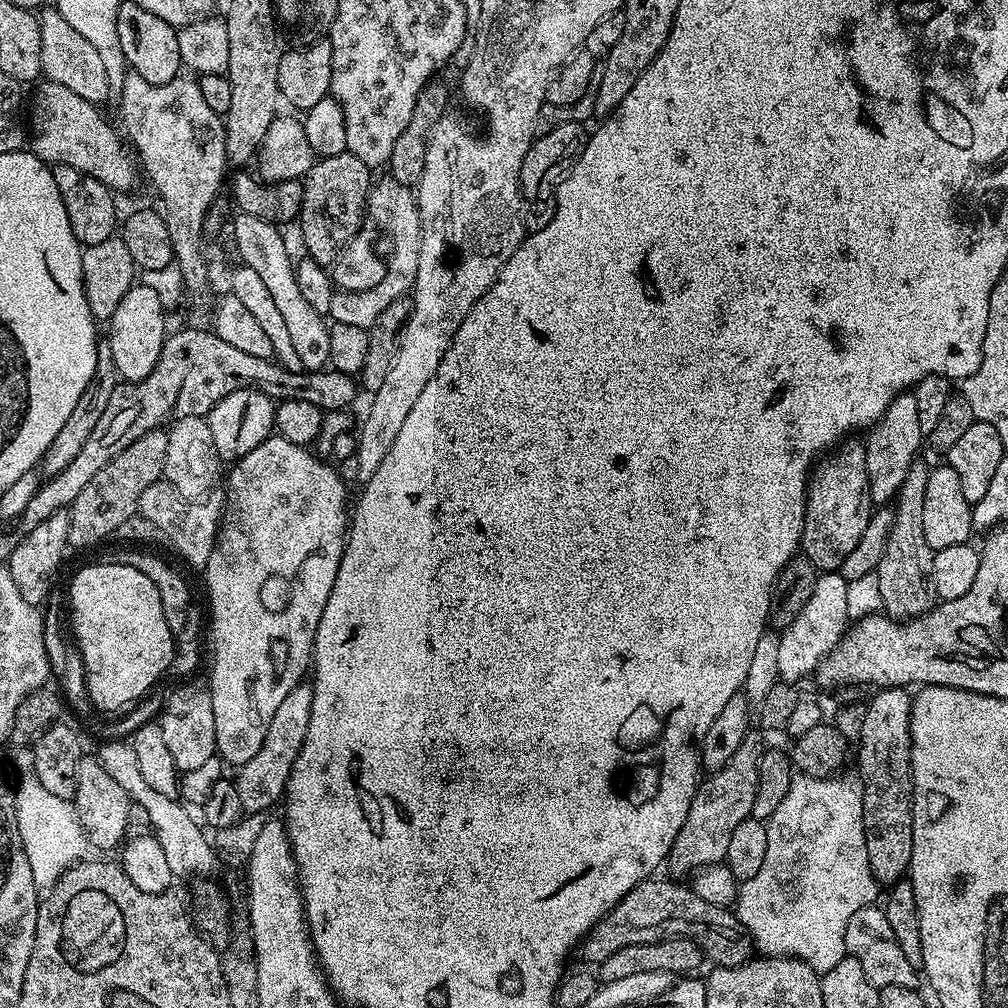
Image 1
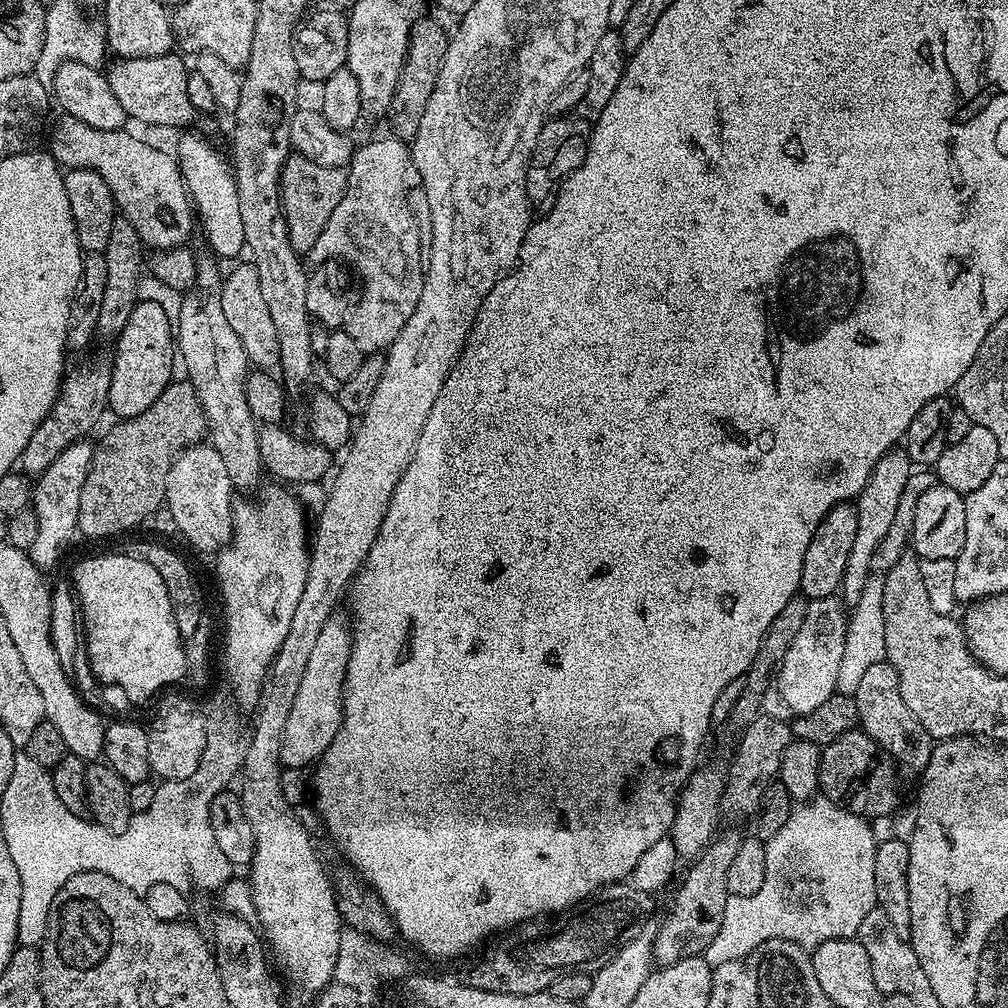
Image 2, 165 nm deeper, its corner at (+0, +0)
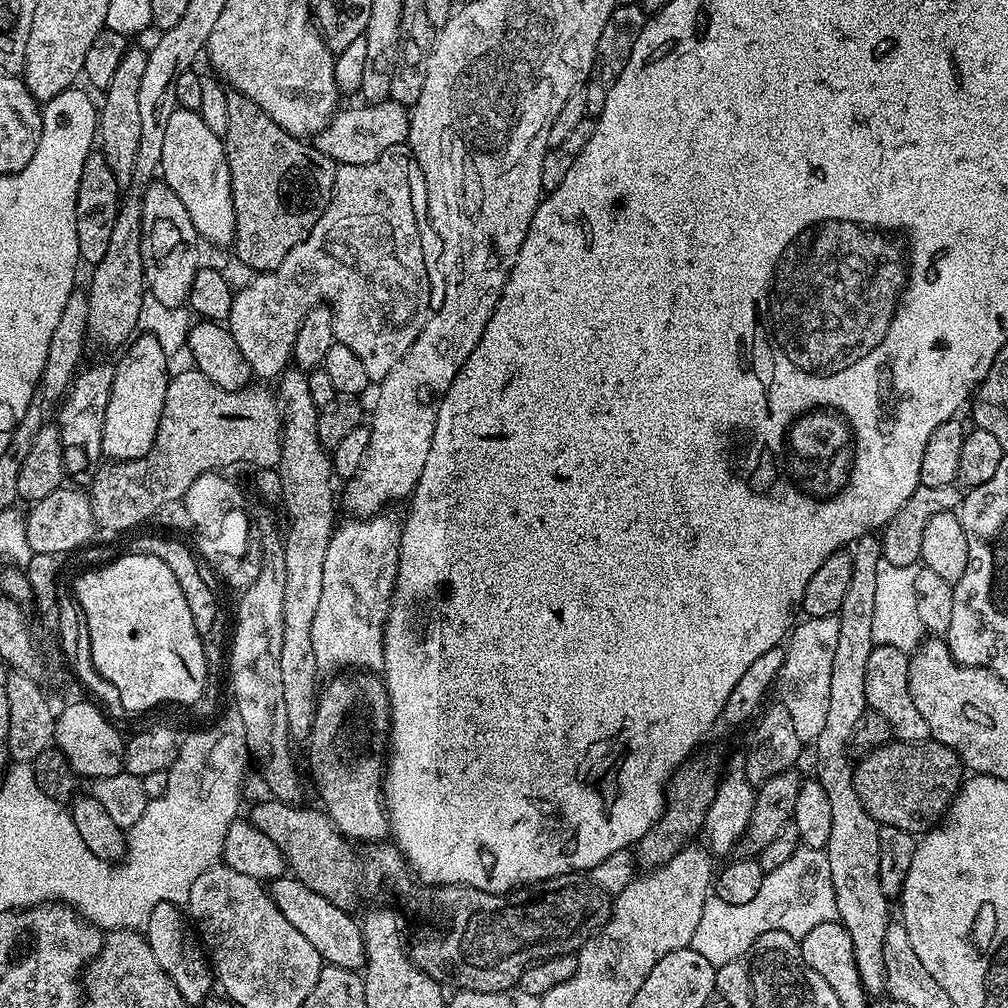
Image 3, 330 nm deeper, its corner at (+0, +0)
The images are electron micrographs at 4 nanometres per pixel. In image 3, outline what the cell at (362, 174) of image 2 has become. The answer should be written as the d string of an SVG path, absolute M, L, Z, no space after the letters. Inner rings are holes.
M405 143L395 144L388 150L384 150L374 162L339 165L336 170L332 201L328 204L328 209L322 214L322 218L318 218L318 222L310 230L310 234L298 246L294 246L294 250L290 250L290 254L286 254L286 258L282 258L282 266L278 266L272 272L261 272L253 275L251 277L253 280L241 292L239 289L233 295L226 327L228 332L233 335L235 342L238 342L243 357L249 362L253 377L260 378L261 376L264 380L270 379L271 376L276 378L289 367L290 361L293 359L292 347L306 314L324 299L329 302L333 310L337 343L349 346L350 350L354 350L354 354L358 354L358 358L362 358L362 366L366 366L369 381L384 380L386 374L390 374L390 370L394 370L396 363L408 353L410 346L414 346L418 334L422 334L429 315L433 311L434 300L432 304L432 284L428 281L428 264L424 261L424 244L420 241L420 224L416 216L416 204L412 201L412 182L408 169L412 170L413 166L412 150Z

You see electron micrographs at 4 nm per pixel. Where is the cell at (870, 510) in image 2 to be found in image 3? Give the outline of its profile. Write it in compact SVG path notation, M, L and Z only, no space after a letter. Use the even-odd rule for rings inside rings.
M879 535L863 536L856 541L851 554L854 575L838 613L838 646L834 646L834 666L830 666L830 706L826 709L826 726L822 726L822 734L814 741L814 778L826 790L830 802L830 838L826 851L834 882L836 915L850 934L850 942L854 942L854 962L858 962L862 986L869 994L880 994L884 992L884 943L890 923L890 898L882 894L882 882L878 882L880 825L864 809L858 790L854 790L854 764L851 759L848 761L847 752L860 719L870 708L866 702L866 666L874 647L874 597L882 559Z

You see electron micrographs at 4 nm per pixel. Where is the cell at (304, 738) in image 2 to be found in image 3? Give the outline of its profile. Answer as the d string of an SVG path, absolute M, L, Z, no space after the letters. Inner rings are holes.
M377 514L357 519L356 524L337 527L326 550L326 562L322 566L322 595L318 610L314 613L314 630L310 630L310 642L314 642L314 658L317 669L380 670L384 666L384 627L388 611L392 609L392 594L396 590L398 554L400 553L399 519Z

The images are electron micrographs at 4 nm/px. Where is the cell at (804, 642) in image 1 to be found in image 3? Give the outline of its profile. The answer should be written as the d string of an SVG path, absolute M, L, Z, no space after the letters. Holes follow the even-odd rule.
M839 615L810 616L800 621L791 629L786 640L784 665L780 671L778 692L779 703L790 710L790 719L794 721L794 731L801 742L814 742L818 734L822 734L822 726L826 726L826 709L830 706L830 666L834 666L834 646L838 646Z

